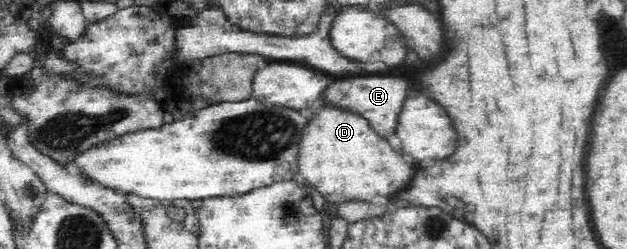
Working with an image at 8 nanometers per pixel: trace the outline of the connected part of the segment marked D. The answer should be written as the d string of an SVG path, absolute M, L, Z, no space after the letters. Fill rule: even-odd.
M324 102L317 107L312 118L305 120L301 138L299 138L297 175L300 180L316 189L331 203L360 199L376 195L391 198L411 180L413 166L405 162L405 156L391 147L386 138L379 136L362 114L350 108L343 108L330 102Z

